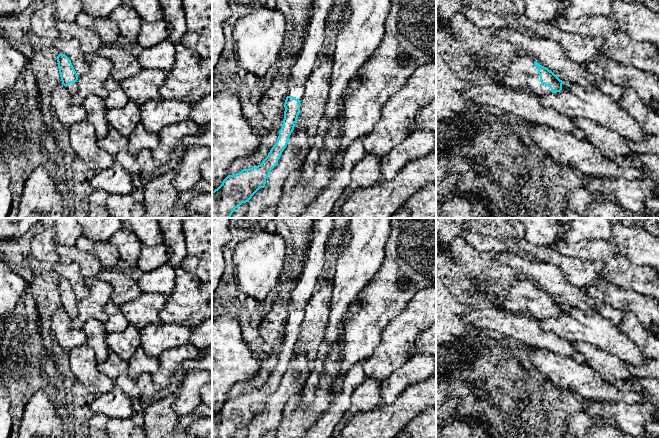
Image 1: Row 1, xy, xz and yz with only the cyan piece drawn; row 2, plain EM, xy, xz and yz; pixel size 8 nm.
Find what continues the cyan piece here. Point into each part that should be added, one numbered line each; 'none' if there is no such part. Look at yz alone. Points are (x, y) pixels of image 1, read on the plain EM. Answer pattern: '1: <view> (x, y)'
1: yz (521, 297)

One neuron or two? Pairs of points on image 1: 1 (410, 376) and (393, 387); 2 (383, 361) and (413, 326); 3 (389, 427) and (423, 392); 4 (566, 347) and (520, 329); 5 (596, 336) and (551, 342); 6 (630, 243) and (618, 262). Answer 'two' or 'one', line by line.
1: one
2: one
3: one
4: one
5: two
6: two

